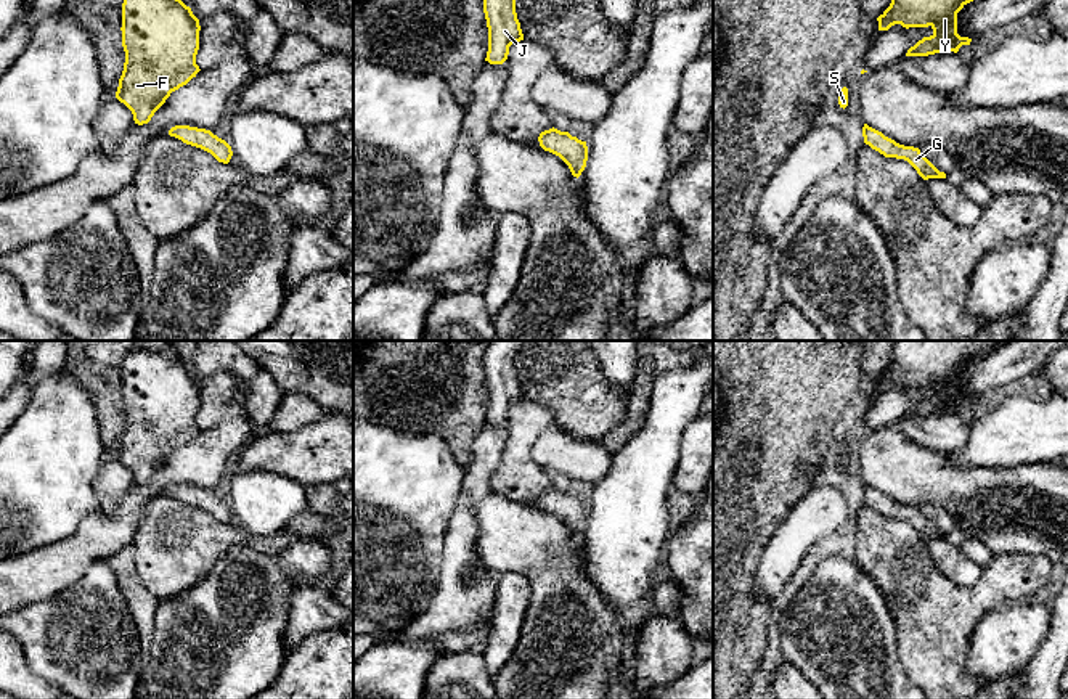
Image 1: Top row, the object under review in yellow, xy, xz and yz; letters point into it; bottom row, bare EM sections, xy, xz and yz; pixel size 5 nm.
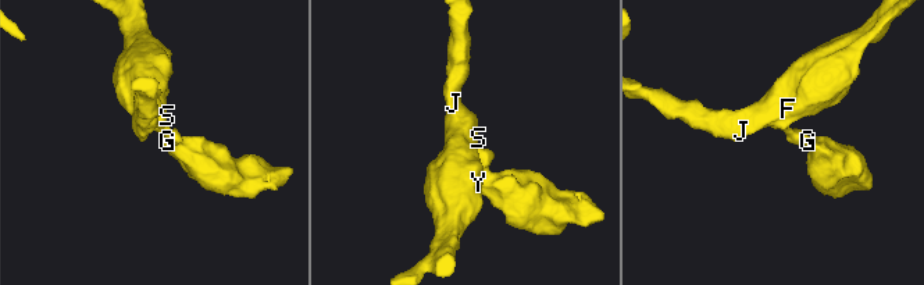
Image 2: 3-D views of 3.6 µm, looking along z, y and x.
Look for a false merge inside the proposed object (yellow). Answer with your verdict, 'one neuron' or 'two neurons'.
one neuron

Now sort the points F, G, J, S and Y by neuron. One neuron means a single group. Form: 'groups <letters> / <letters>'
groups F G J S Y

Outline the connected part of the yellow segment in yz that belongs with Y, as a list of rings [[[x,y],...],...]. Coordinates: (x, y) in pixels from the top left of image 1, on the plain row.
[[[896,341],[890,366],[877,378],[878,390],[895,384],[931,387],[933,394],[911,407],[906,416],[957,413],[972,399],[957,394],[957,373],[1007,341]]]

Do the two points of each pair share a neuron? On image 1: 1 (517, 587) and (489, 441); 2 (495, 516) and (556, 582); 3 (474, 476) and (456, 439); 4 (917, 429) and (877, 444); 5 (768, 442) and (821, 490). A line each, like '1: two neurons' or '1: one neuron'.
1: two neurons
2: one neuron
3: two neurons
4: two neurons
5: two neurons

